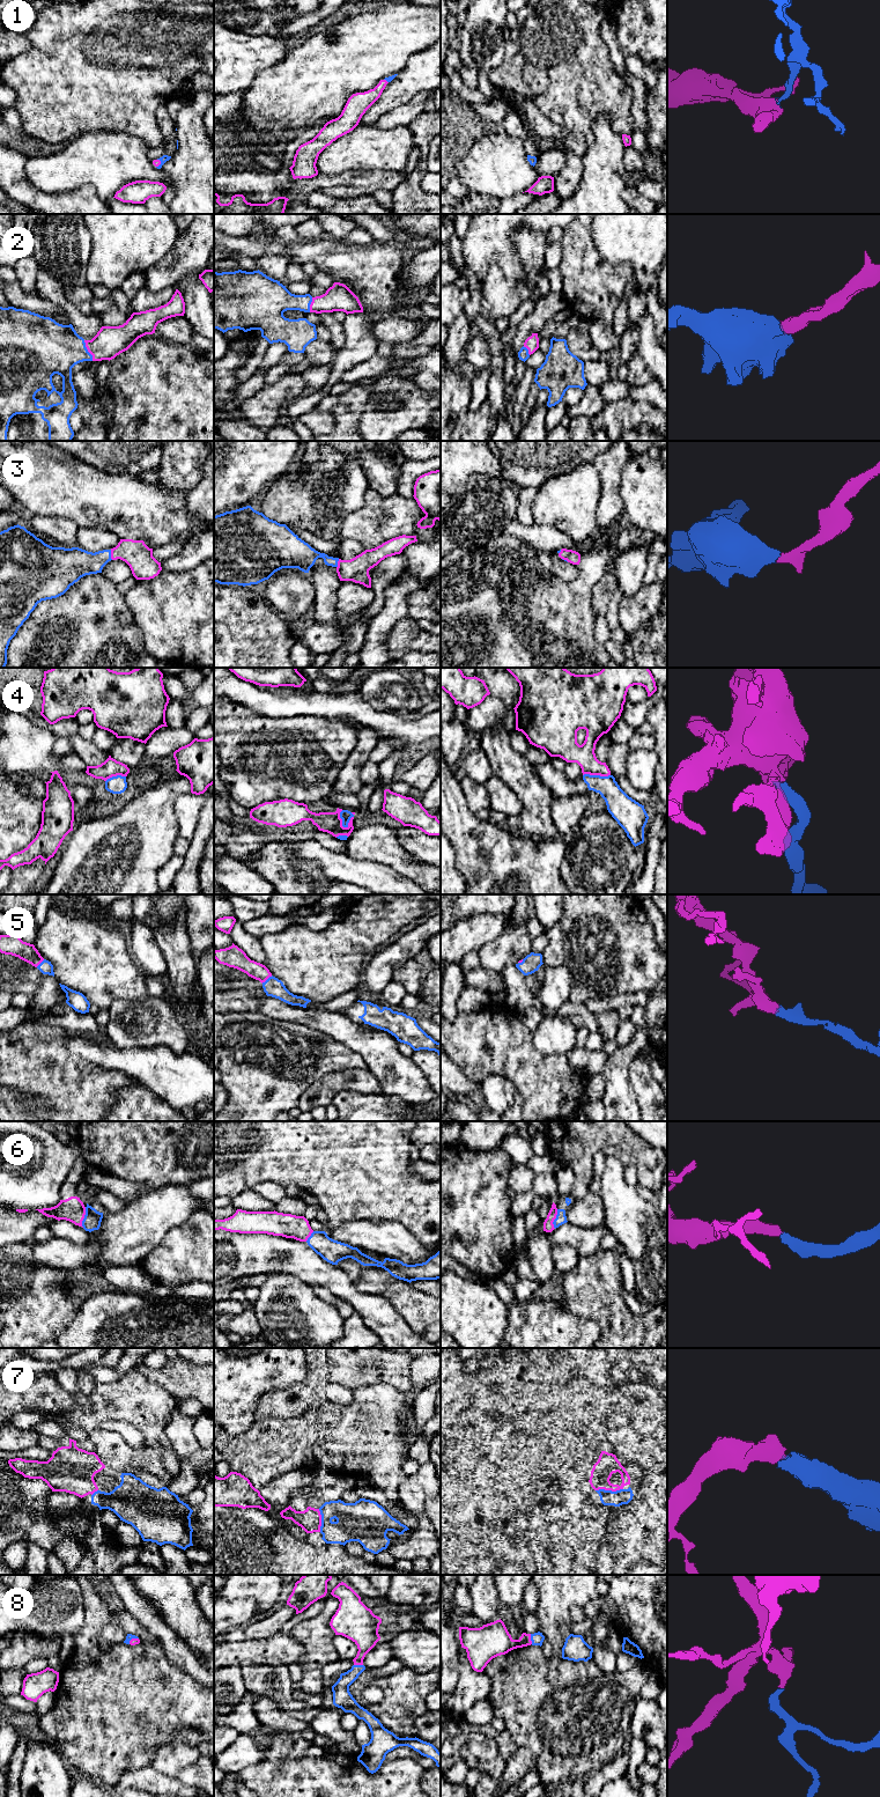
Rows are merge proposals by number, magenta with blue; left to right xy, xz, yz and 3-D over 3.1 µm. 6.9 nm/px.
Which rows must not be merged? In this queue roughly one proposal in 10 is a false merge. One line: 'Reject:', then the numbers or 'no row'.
Reject: 4

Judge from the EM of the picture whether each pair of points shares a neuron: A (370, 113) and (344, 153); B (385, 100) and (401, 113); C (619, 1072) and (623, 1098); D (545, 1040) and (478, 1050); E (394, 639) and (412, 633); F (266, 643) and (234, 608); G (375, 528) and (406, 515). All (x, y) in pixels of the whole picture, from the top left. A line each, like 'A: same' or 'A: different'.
A: different
B: different
C: same
D: different
E: same
F: same
G: same

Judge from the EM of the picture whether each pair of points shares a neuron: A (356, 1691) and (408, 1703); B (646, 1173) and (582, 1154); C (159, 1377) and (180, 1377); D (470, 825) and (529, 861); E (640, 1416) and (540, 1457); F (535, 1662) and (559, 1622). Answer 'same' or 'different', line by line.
A: same
B: same
C: same
D: same
E: same
F: different

